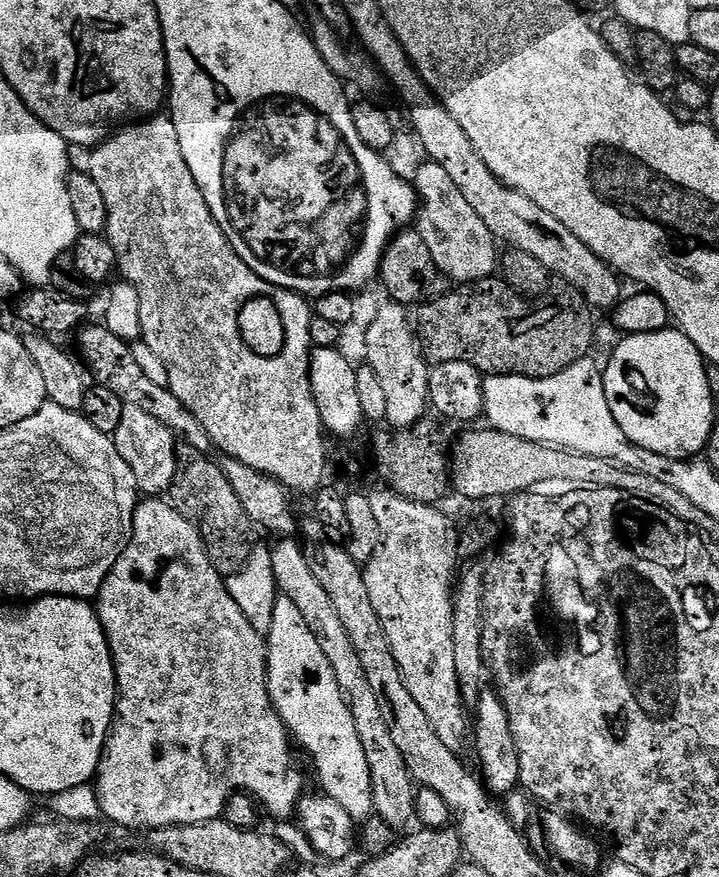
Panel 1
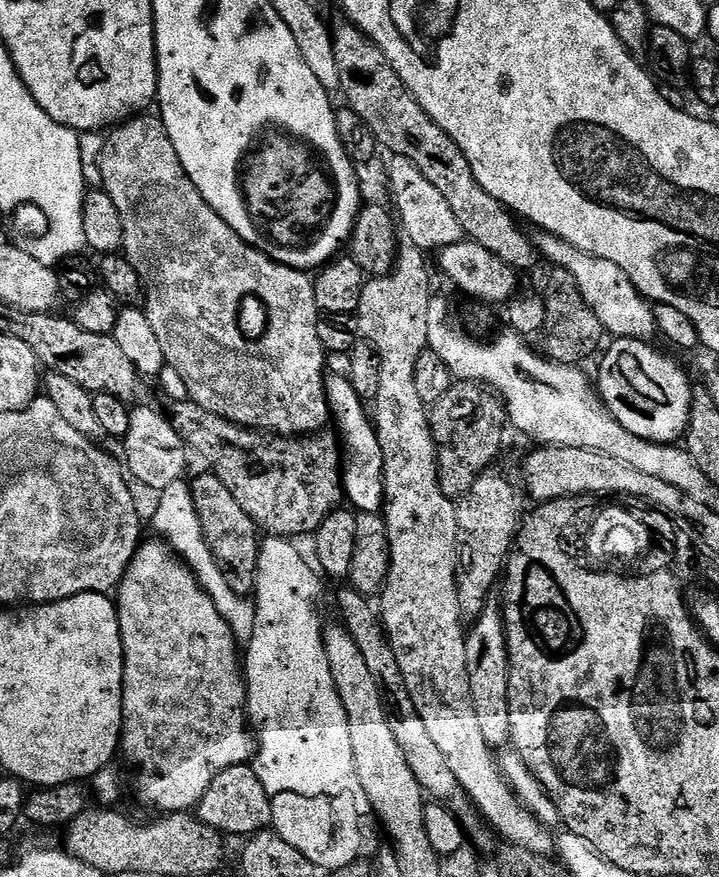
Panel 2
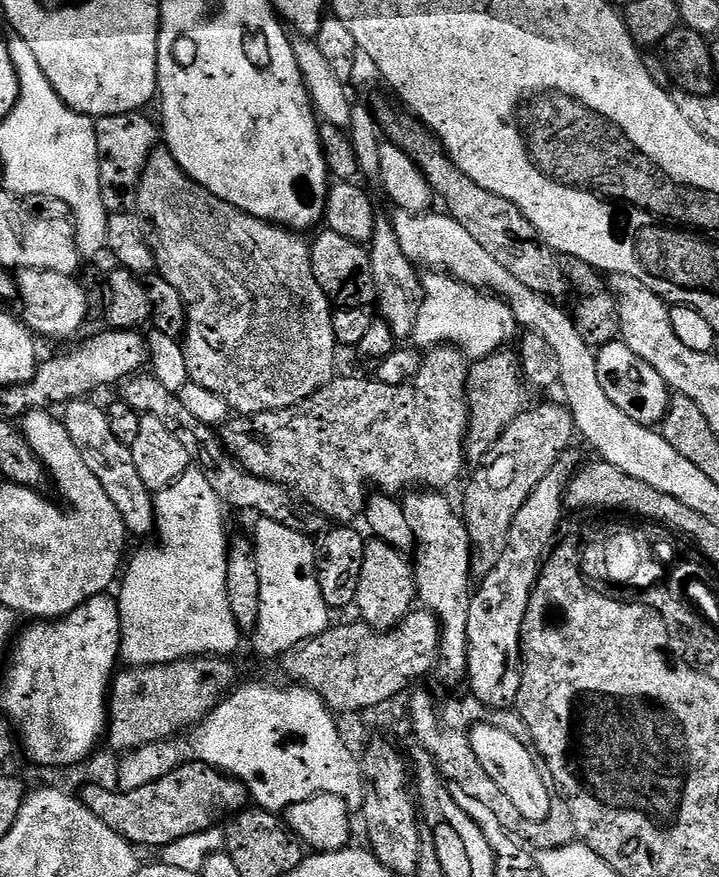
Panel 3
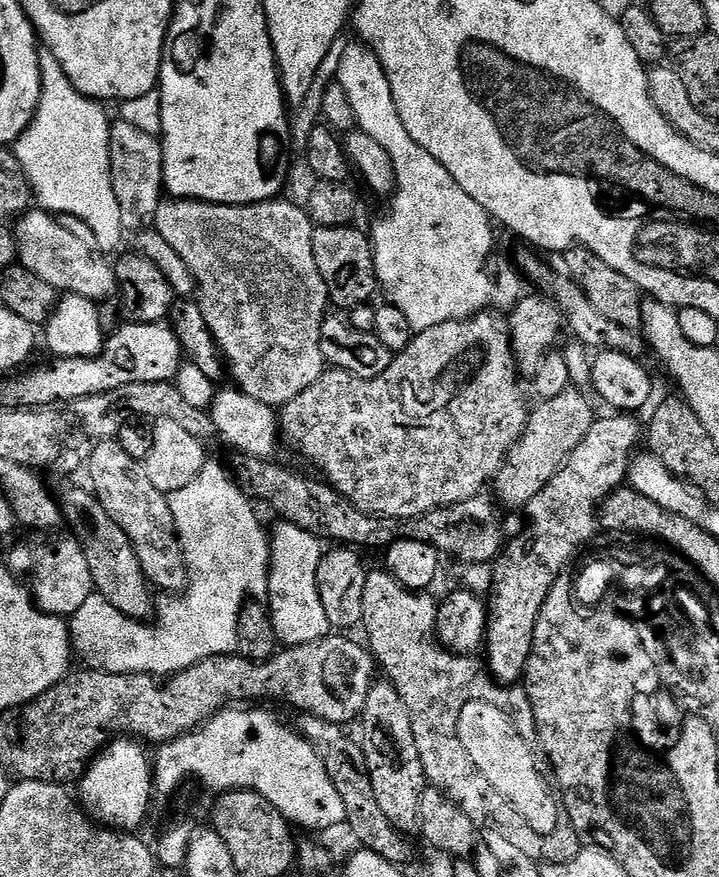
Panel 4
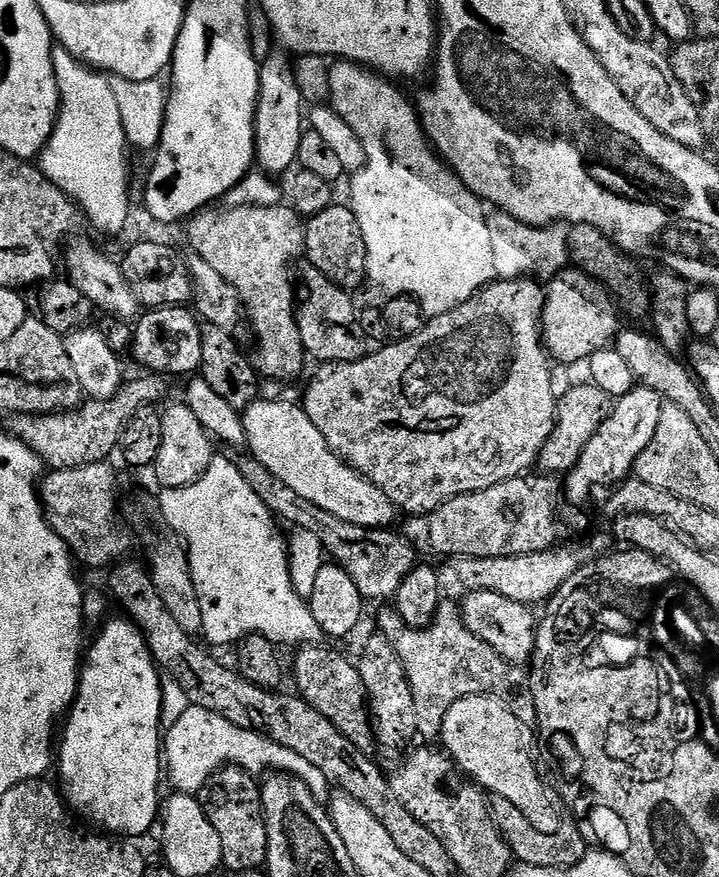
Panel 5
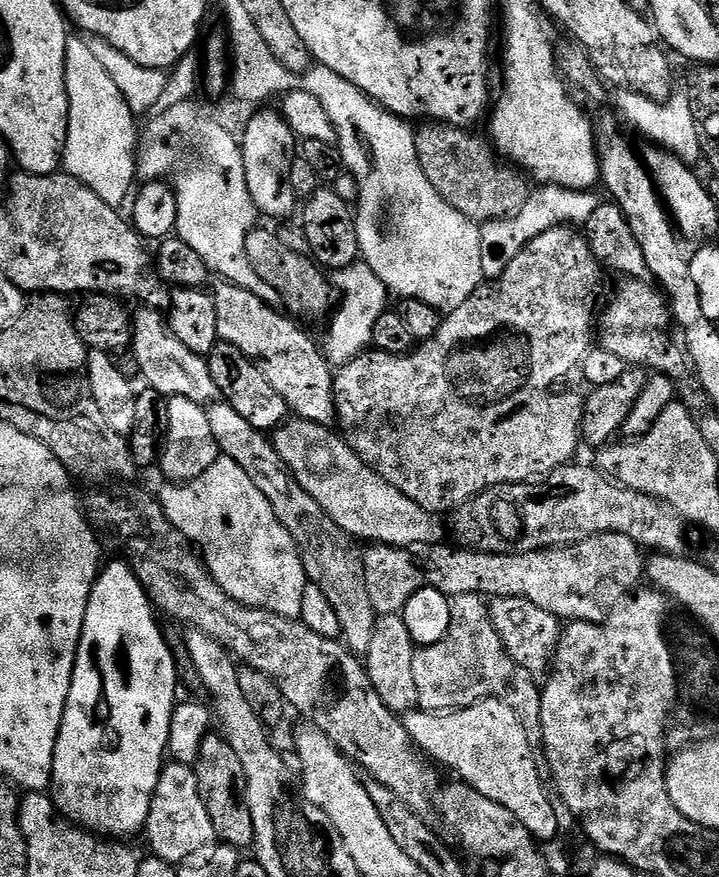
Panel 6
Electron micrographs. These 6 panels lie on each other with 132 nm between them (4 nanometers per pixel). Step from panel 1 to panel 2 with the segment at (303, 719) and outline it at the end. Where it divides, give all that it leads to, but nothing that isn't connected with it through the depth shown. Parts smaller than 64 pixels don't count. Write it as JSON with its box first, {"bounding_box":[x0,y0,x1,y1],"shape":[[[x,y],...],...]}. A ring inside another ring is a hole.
{"bounding_box":[246,535,371,814],"shape":[[[265,535],[260,541],[254,589],[256,621],[254,634],[246,641],[246,664],[249,669],[256,668],[260,656],[264,656],[268,673],[260,680],[260,729],[257,727],[254,732],[258,741],[254,769],[271,797],[287,792],[306,796],[350,796],[357,810],[364,814],[371,809],[371,804],[356,773],[354,746],[350,746],[350,722],[342,698],[338,698],[334,674],[330,674],[330,662],[324,649],[325,625],[320,624],[320,612],[316,609],[321,577],[310,560],[308,565],[307,558],[292,544],[295,543],[291,539],[282,536]]]}

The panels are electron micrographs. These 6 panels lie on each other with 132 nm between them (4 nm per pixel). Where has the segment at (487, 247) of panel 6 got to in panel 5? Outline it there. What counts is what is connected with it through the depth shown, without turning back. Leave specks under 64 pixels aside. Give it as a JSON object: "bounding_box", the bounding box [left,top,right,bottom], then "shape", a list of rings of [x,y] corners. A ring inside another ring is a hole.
{"bounding_box":[488,211,569,280],"shape":[[[502,211],[489,215],[488,225],[490,226],[490,242],[494,245],[494,270],[499,279],[519,280],[541,278],[540,276],[556,278],[569,267],[568,234],[563,227],[535,228],[518,222],[518,218]]]}

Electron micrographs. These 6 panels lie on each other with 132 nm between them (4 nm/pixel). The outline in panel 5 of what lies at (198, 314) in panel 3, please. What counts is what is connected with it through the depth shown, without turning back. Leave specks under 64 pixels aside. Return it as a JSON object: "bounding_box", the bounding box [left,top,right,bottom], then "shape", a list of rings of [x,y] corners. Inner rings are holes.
{"bounding_box":[187,206,306,380],"shape":[[[230,206],[227,207],[226,210],[226,212],[212,212],[216,210],[208,210],[191,217],[190,223],[187,225],[188,243],[191,251],[195,253],[195,255],[206,258],[206,262],[210,262],[210,266],[214,266],[214,270],[218,270],[218,274],[222,274],[222,278],[226,278],[226,282],[230,282],[230,286],[234,286],[234,290],[240,295],[240,302],[243,311],[246,313],[246,320],[249,320],[249,322],[252,323],[252,332],[256,335],[257,357],[255,356],[255,359],[258,361],[259,375],[264,378],[269,376],[272,380],[292,380],[303,370],[304,360],[306,361],[306,353],[302,344],[302,334],[298,330],[298,322],[296,321],[296,314],[298,311],[298,292],[296,296],[295,290],[292,289],[292,263],[294,263],[299,256],[301,259],[301,257],[305,255],[305,221],[297,216],[295,211],[288,206],[277,206],[274,208],[253,208],[251,206],[246,208],[233,208]]]}

